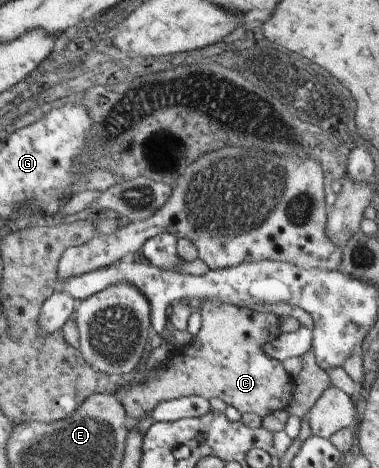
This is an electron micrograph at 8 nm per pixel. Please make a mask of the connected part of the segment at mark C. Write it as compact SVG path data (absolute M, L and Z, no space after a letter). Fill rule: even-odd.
M202 298L204 303L198 309L202 316L202 326L193 337L192 343L181 350L173 352L166 362L160 362L146 377L144 383L116 386L116 393L124 406L130 426L138 424L150 417L153 409L160 402L183 398L184 396L202 396L207 400L221 399L227 405L232 405L240 413L256 413L265 418L269 413L286 410L293 396L294 379L286 371L283 362L270 357L263 348L266 342L271 342L281 334L282 318L273 313L259 313L246 307L237 307L220 303L218 298Z

